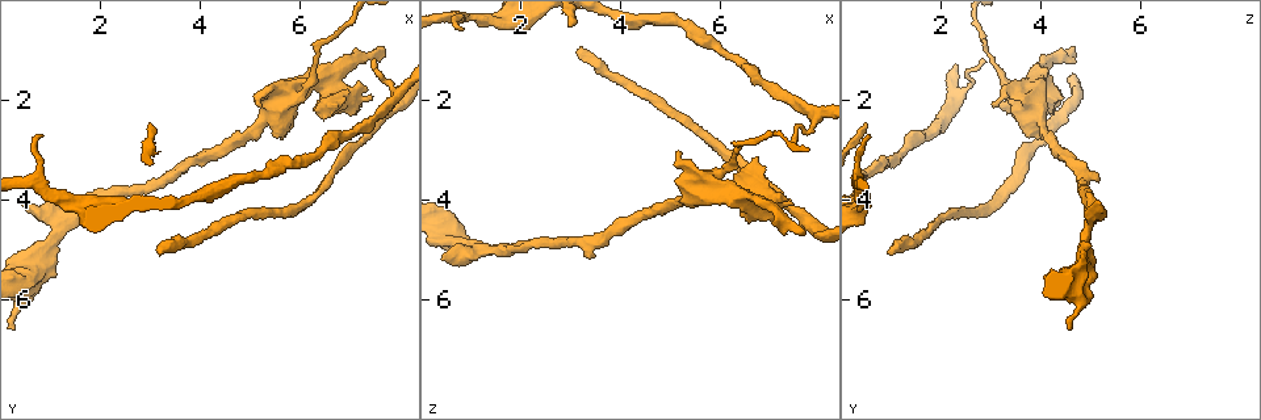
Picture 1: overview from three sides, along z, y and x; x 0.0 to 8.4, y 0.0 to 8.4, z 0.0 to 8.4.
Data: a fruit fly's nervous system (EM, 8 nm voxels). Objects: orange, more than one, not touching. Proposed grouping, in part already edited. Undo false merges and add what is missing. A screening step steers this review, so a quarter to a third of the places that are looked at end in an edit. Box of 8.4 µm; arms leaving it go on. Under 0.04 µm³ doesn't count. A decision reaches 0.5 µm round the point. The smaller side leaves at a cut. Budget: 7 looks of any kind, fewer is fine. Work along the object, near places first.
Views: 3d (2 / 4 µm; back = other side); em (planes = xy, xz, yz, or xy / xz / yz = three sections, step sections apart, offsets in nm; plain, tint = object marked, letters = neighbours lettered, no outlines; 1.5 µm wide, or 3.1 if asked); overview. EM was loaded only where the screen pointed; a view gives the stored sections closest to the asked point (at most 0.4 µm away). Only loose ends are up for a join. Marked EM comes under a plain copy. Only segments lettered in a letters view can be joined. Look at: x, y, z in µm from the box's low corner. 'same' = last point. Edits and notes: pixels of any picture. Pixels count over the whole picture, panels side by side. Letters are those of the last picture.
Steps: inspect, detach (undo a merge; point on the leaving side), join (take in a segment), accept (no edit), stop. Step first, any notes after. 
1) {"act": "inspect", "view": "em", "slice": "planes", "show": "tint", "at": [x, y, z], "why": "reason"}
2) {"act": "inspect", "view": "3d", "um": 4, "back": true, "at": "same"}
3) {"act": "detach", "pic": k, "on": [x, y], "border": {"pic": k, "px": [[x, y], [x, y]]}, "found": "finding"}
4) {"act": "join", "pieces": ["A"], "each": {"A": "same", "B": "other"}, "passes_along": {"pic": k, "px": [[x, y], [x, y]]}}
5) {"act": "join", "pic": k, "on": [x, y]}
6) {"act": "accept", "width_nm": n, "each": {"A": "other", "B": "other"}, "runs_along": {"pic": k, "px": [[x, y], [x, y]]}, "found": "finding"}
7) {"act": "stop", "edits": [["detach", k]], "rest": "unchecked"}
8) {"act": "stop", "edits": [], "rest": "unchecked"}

{"act": "inspect", "view": "3d", "um": 4, "at": [3.20, 5.00, 0.95], "why": "an open end"}

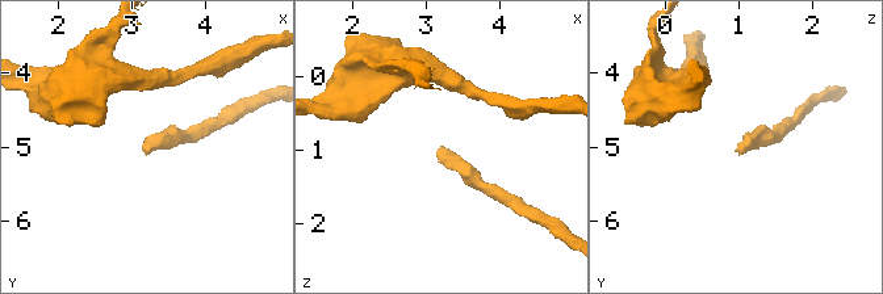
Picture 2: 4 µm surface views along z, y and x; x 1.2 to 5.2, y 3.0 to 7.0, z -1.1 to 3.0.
{"act": "inspect", "view": "em", "slice": "planes", "show": "letters", "at": [3.20, 5.05, 0.90], "why": "need the tissue"}

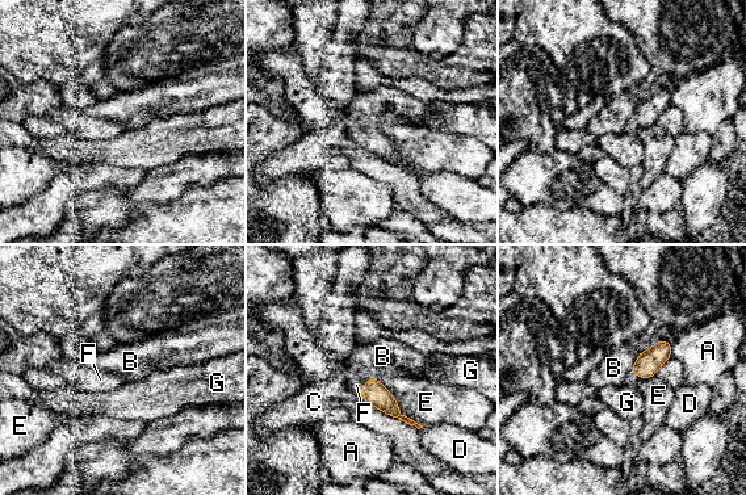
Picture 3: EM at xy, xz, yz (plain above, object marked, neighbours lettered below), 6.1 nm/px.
{"act": "join", "pieces": ["F"], "each": {"A": "other", "B": "other", "C": "other", "D": "other", "E": "other", "F": "same", "G": "other"}, "passes_along": {"pic": 3, "px": [[373, 393], [363, 389], [356, 382]]}, "found": "the neuron continues"}

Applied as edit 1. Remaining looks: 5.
{"act": "inspect", "view": "overview", "why": "redraw"}

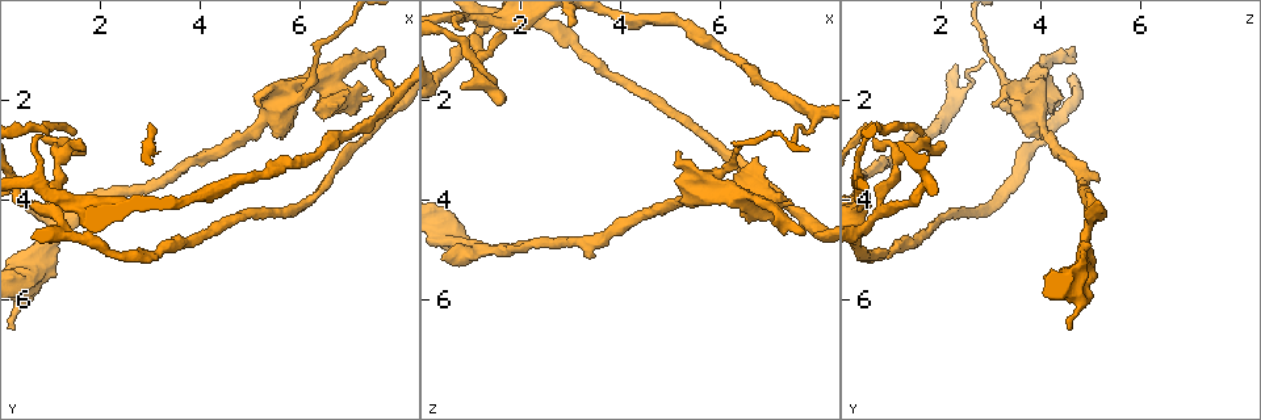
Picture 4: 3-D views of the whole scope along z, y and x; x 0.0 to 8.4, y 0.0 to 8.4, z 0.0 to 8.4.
{"act": "inspect", "view": "em", "slice": "xy", "step": 8, "show": "tint", "at": [5.75, 1.90, 3.80], "why": "side arm on a straight run"}

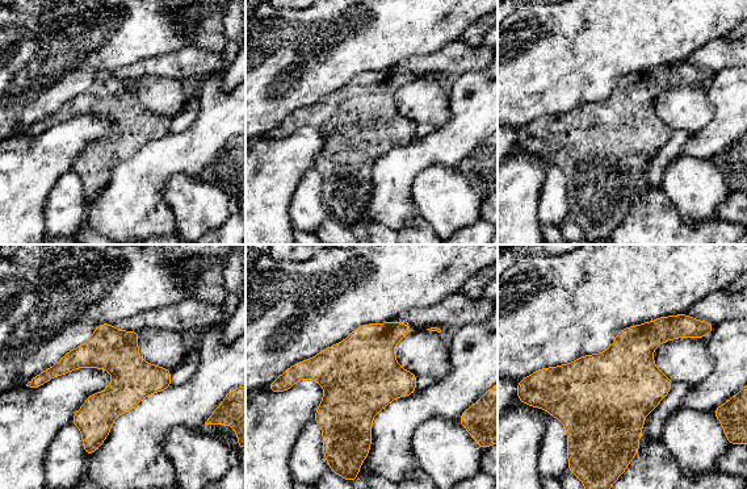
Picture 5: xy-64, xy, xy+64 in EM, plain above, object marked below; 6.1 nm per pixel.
{"act": "inspect", "view": "em", "slice": "planes", "show": "letters", "at": "same"}

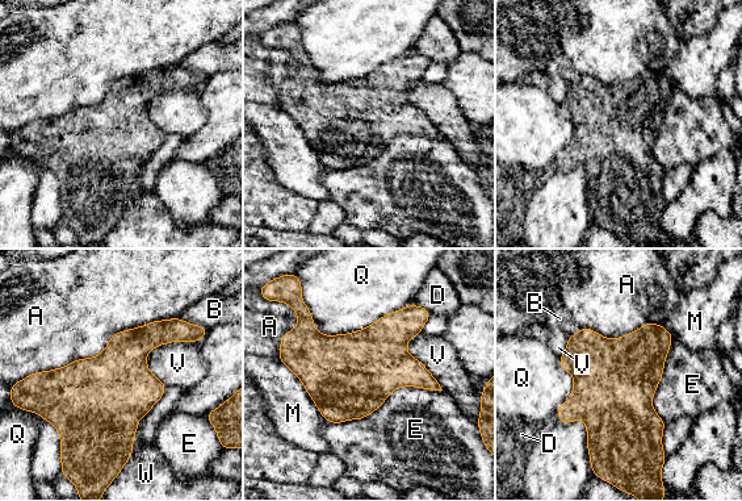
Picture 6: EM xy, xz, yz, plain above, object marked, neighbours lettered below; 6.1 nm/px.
{"act": "accept", "each": {"A": "other", "B": "other", "D": "other", "E": "other", "M": "other", "Q": "other", "V": "other", "W": "other"}, "border": {"pic": 6, "px": [[441, 389], [327, 422]]}, "found": "continuous, no second neuron"}

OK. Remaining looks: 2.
{"act": "inspect", "view": "3d", "um": 2, "at": [7.65, 1.15, 4.65], "why": "an open end"}

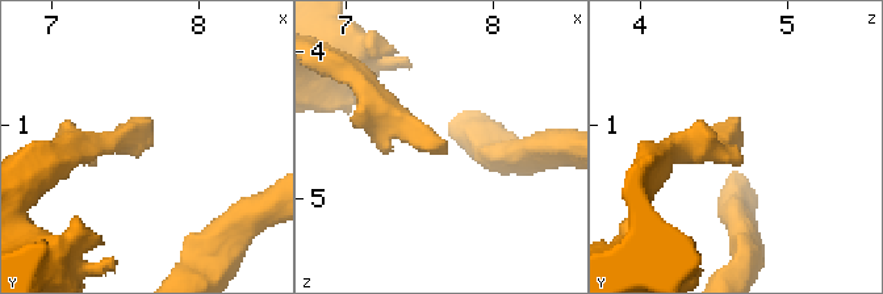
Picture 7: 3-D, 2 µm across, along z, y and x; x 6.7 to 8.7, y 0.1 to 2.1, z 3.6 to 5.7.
{"act": "inspect", "view": "em", "slice": "xy", "step": 8, "show": "letters", "at": [7.70, 1.12, 4.68]}

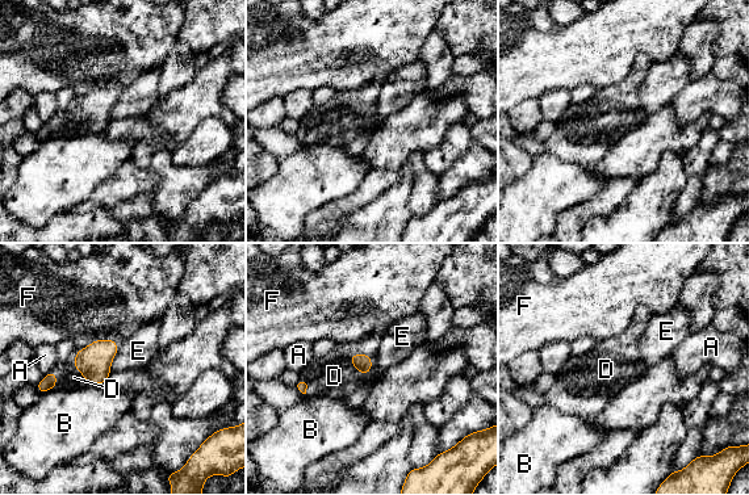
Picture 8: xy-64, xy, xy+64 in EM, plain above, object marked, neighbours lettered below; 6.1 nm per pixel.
{"act": "join", "pieces": ["D"], "each": {"A": "other", "B": "other", "D": "same", "E": "other", "F": "other"}, "passes_along": {"pic": 8, "px": [[363, 363], [359, 370], [334, 376]]}, "found": "the neuron continues"}

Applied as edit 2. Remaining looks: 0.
{"act": "stop", "edits": [["join", 3], ["join", 8]], "rest": "unchecked"}

